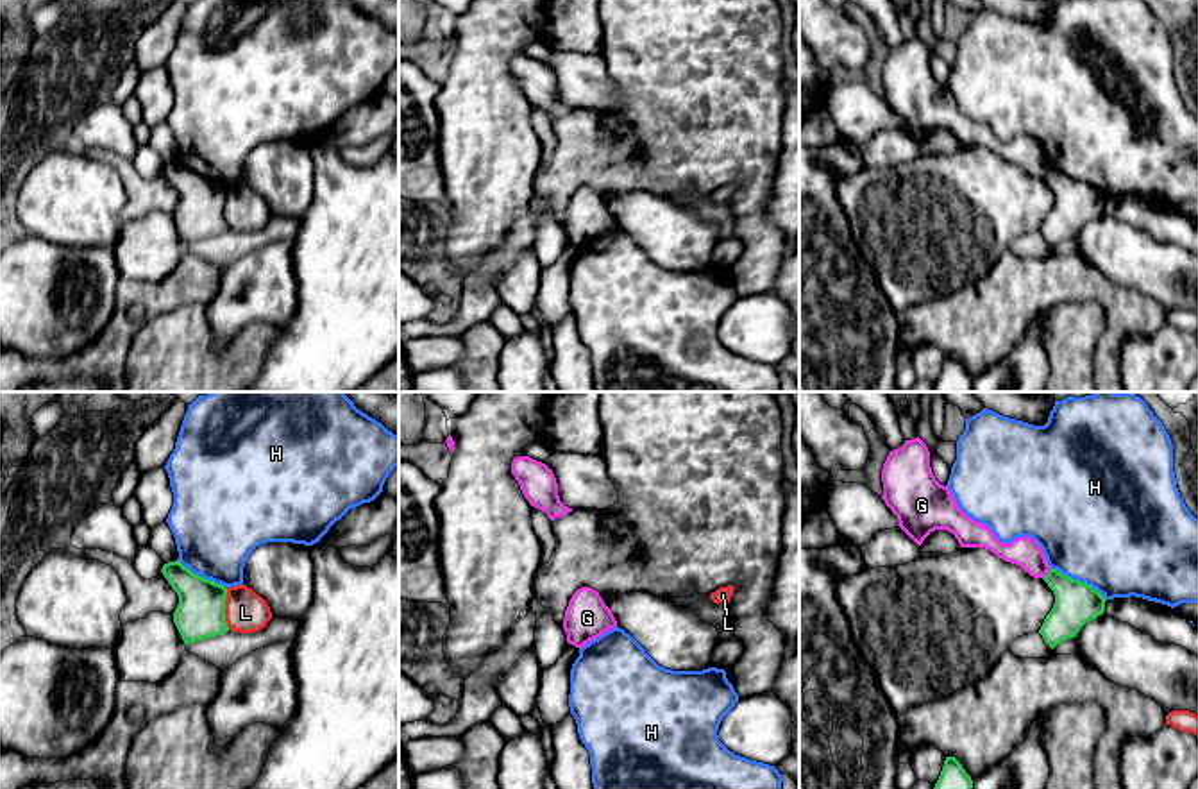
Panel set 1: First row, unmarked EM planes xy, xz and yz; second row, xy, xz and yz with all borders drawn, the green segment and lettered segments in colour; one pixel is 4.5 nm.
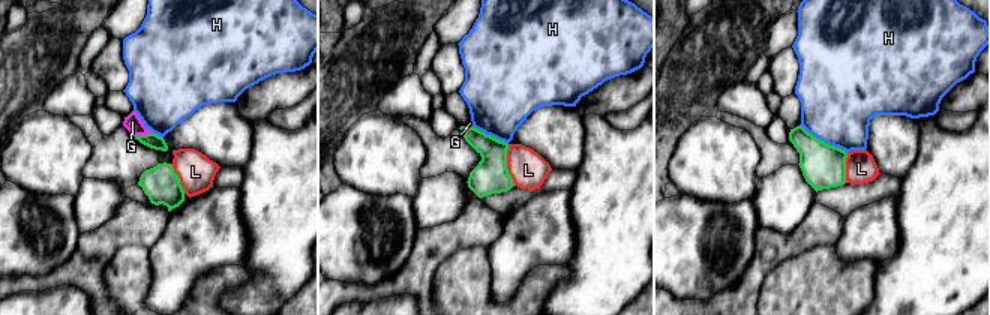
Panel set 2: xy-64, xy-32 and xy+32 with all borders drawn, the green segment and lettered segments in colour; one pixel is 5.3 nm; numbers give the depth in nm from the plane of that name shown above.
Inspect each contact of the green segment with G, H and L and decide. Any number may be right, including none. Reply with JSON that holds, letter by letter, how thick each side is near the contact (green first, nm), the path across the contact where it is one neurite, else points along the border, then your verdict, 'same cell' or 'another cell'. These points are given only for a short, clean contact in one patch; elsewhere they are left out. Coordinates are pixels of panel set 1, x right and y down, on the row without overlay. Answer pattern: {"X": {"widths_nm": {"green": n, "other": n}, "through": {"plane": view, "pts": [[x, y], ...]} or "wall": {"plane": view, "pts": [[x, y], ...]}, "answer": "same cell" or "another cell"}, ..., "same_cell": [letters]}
{"G": {"widths_nm": {"green": 190, "other": 140}, "wall": {"plane": "yz", "pts": [[1050, 169], [1043, 178]]}, "answer": "another cell"}, "H": {"widths_nm": {"green": 190, "other": 500}, "answer": "another cell"}, "L": {"widths_nm": {"green": 220, "other": 190}, "answer": "another cell"}, "same_cell": []}

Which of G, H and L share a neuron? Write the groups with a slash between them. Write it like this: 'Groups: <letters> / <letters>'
Groups: G / H / L

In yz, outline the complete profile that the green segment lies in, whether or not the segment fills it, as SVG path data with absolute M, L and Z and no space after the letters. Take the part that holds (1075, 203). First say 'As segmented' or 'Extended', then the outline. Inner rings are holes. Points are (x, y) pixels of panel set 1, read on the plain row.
As segmented. M1050 168L1044 181L1055 193L1055 204L1039 233L1053 249L1066 238L1076 236L1080 227L1105 211L1105 197L1096 188Z

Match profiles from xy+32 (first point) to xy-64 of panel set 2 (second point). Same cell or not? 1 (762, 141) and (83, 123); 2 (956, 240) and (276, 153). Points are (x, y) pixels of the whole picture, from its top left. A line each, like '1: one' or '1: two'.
1: one
2: one

